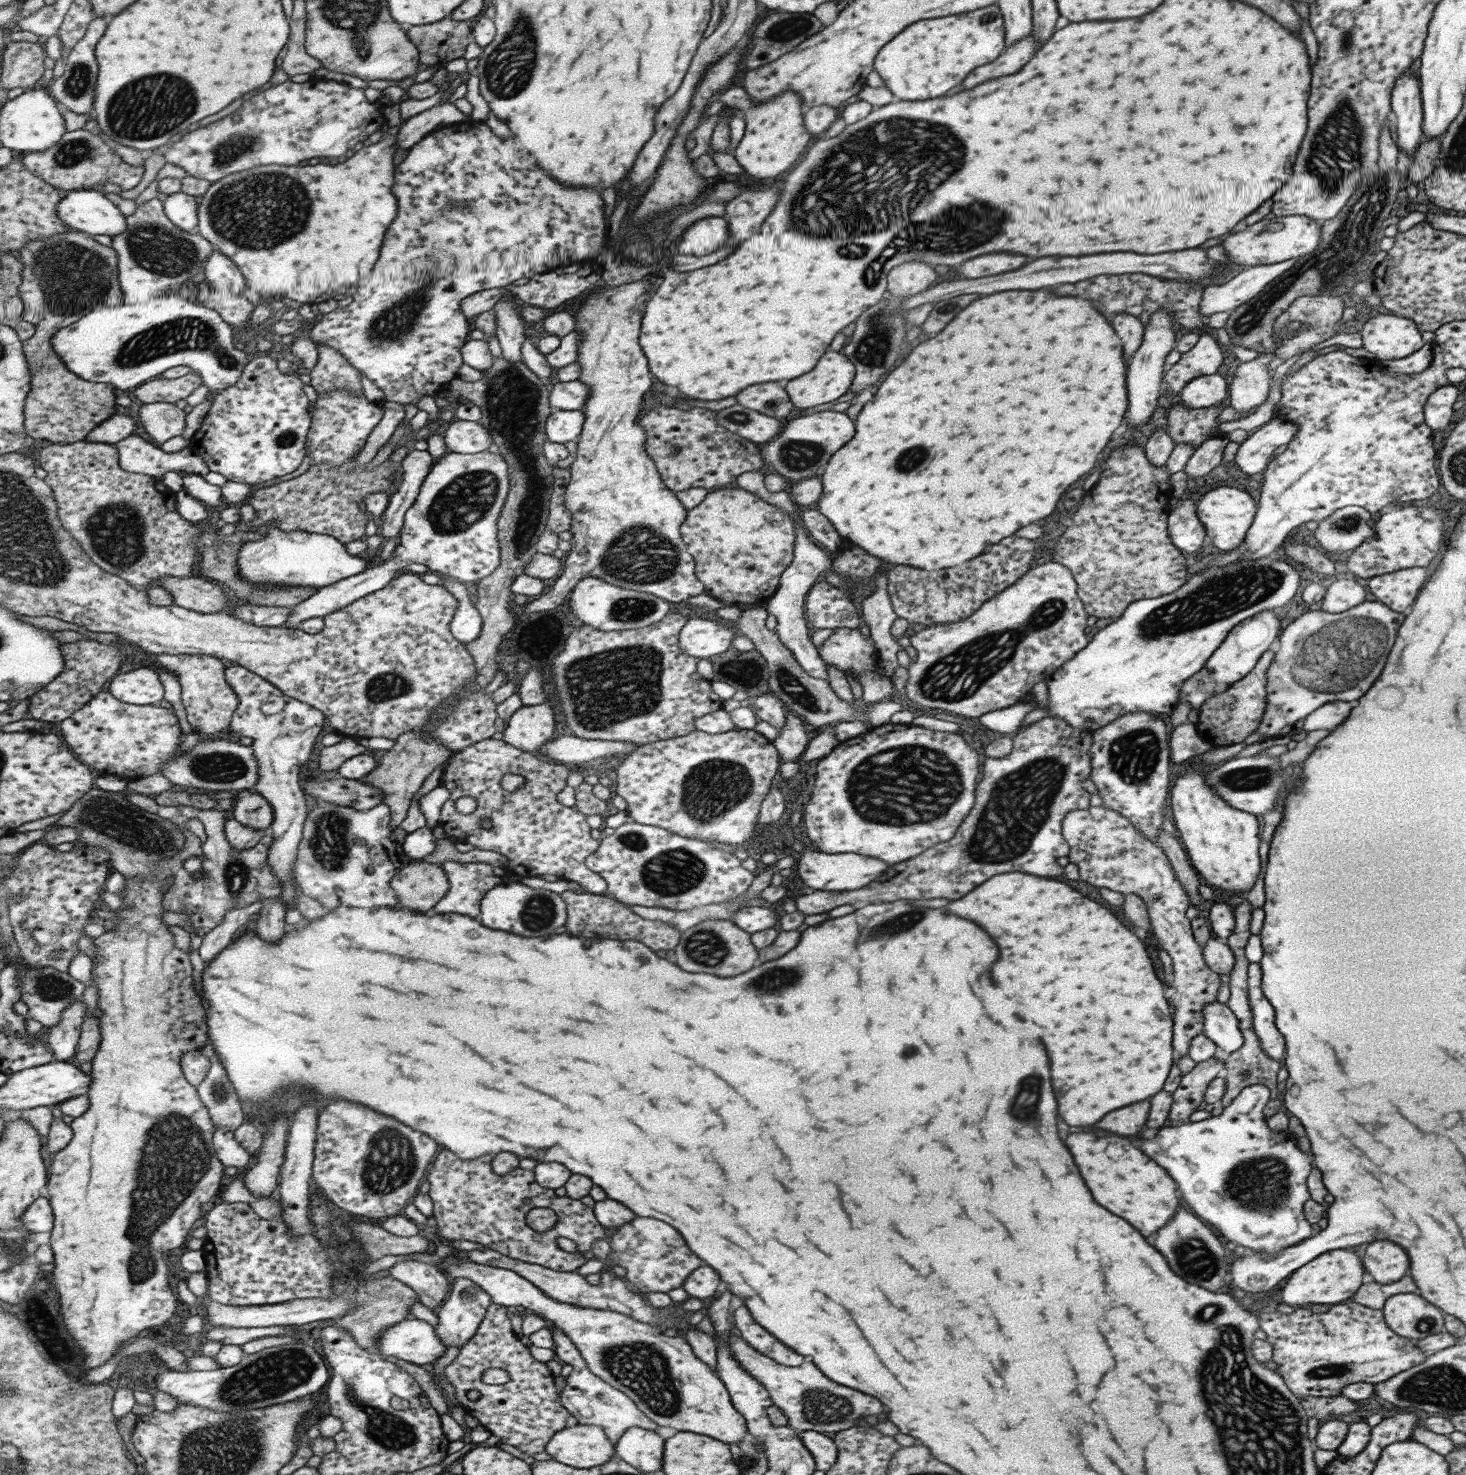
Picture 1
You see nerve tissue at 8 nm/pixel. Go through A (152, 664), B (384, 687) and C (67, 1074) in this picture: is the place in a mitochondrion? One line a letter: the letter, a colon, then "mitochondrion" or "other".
A: other
B: mitochondrion
C: other

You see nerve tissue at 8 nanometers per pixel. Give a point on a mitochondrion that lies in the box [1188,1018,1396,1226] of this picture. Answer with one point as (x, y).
(1244, 1184)

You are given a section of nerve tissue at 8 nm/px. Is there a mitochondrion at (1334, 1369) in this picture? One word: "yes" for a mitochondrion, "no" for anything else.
yes

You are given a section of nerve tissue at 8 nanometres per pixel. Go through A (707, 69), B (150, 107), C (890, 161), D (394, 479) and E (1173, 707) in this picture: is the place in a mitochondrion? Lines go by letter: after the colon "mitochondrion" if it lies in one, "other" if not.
A: other
B: mitochondrion
C: mitochondrion
D: other
E: other

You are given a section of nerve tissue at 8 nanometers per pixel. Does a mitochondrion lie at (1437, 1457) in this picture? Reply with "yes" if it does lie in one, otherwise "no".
no

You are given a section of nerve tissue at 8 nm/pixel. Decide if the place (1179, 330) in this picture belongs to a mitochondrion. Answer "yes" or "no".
no

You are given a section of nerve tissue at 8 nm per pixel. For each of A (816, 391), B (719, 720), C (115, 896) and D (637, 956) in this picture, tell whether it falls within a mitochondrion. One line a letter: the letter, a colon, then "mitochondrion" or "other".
A: other
B: other
C: other
D: other

